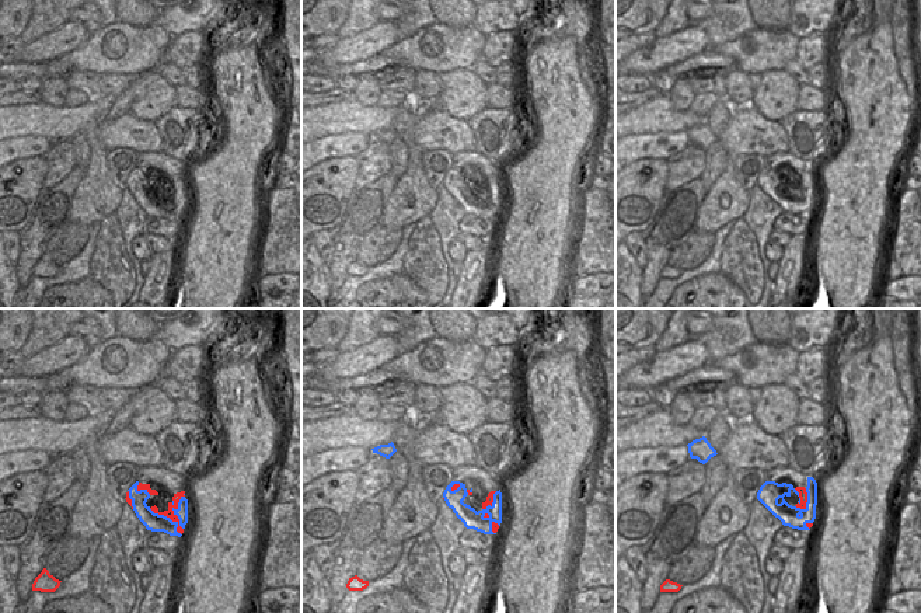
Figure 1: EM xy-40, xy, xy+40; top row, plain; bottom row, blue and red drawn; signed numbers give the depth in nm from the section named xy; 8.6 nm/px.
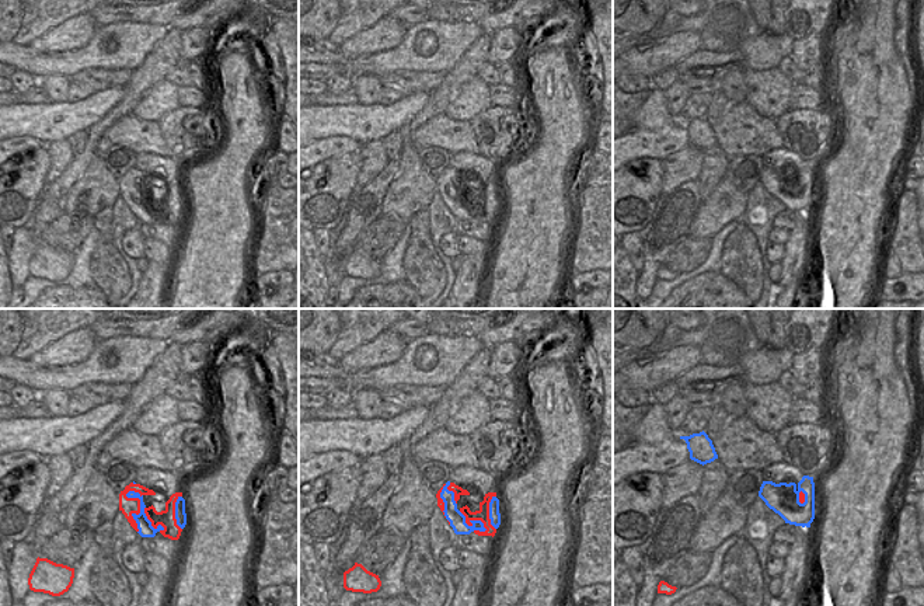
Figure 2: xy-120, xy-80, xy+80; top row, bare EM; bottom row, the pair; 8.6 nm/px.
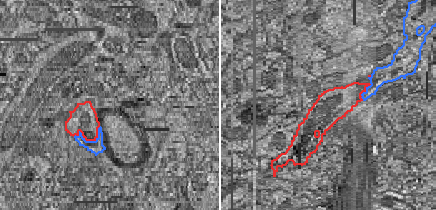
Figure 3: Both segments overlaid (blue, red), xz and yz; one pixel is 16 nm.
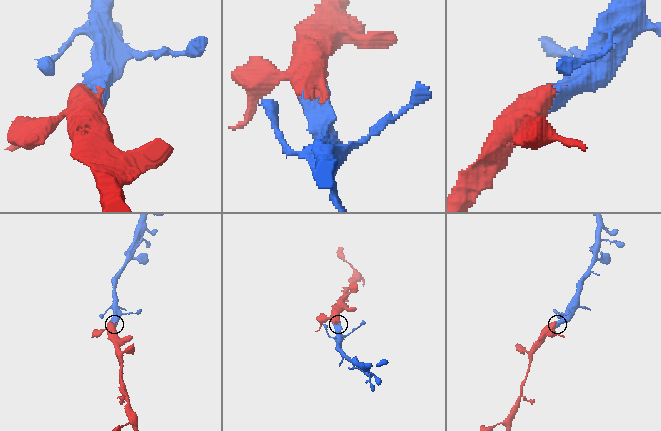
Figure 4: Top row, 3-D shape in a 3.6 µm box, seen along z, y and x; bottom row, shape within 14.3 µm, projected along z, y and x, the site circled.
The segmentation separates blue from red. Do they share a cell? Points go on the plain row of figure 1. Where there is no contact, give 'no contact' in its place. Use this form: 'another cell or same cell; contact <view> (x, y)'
same cell; contact xy-40 (168, 204)

